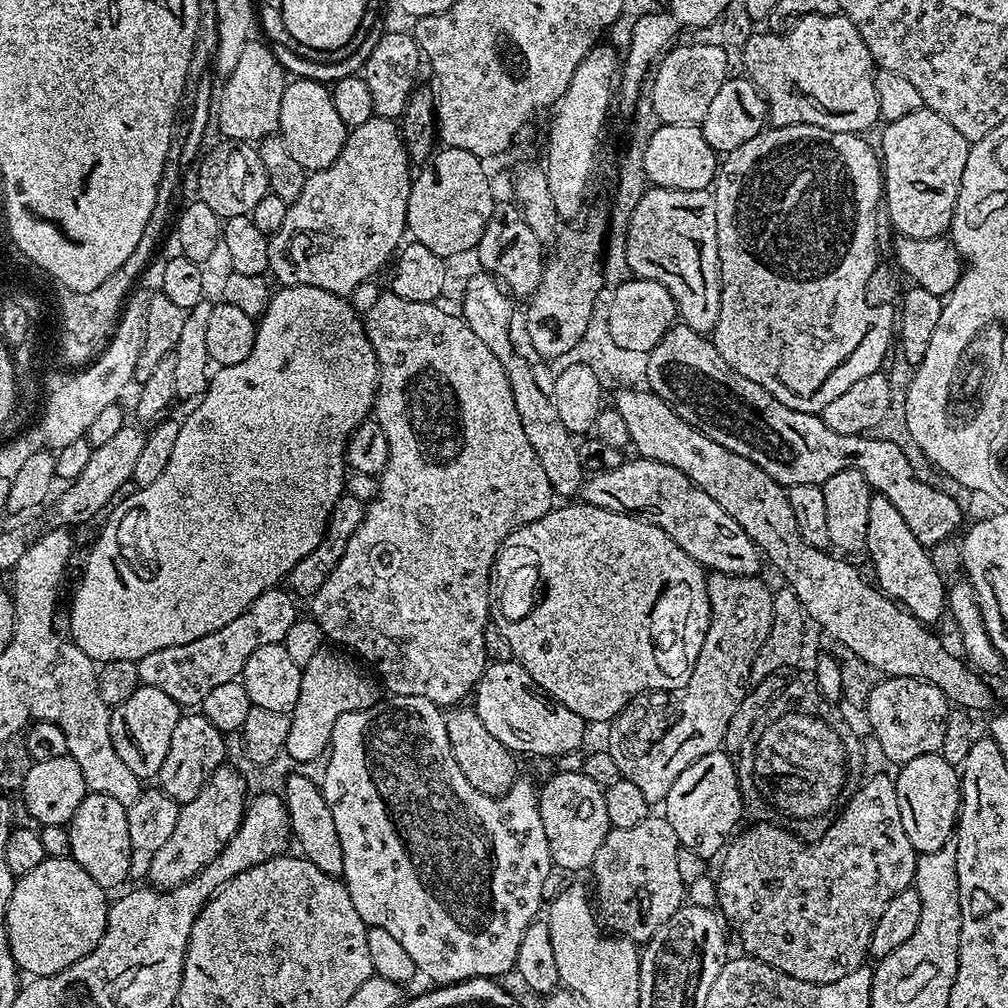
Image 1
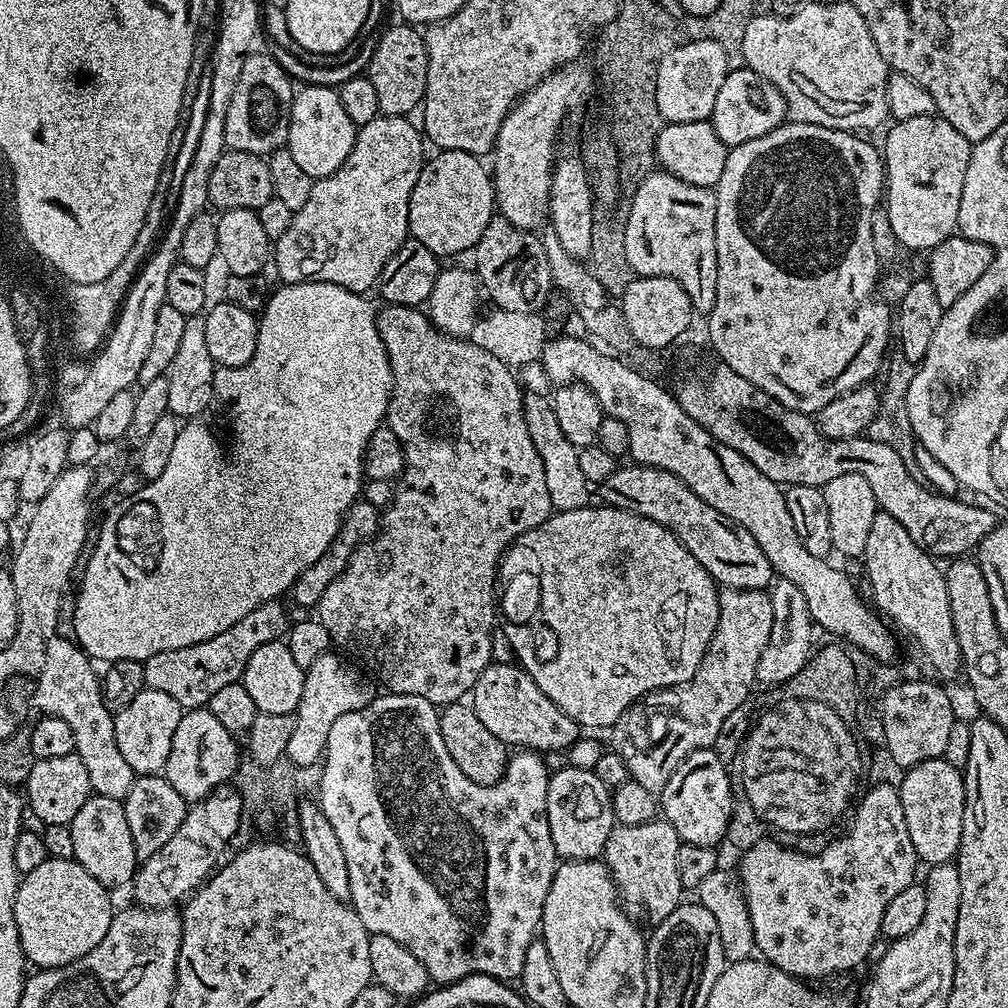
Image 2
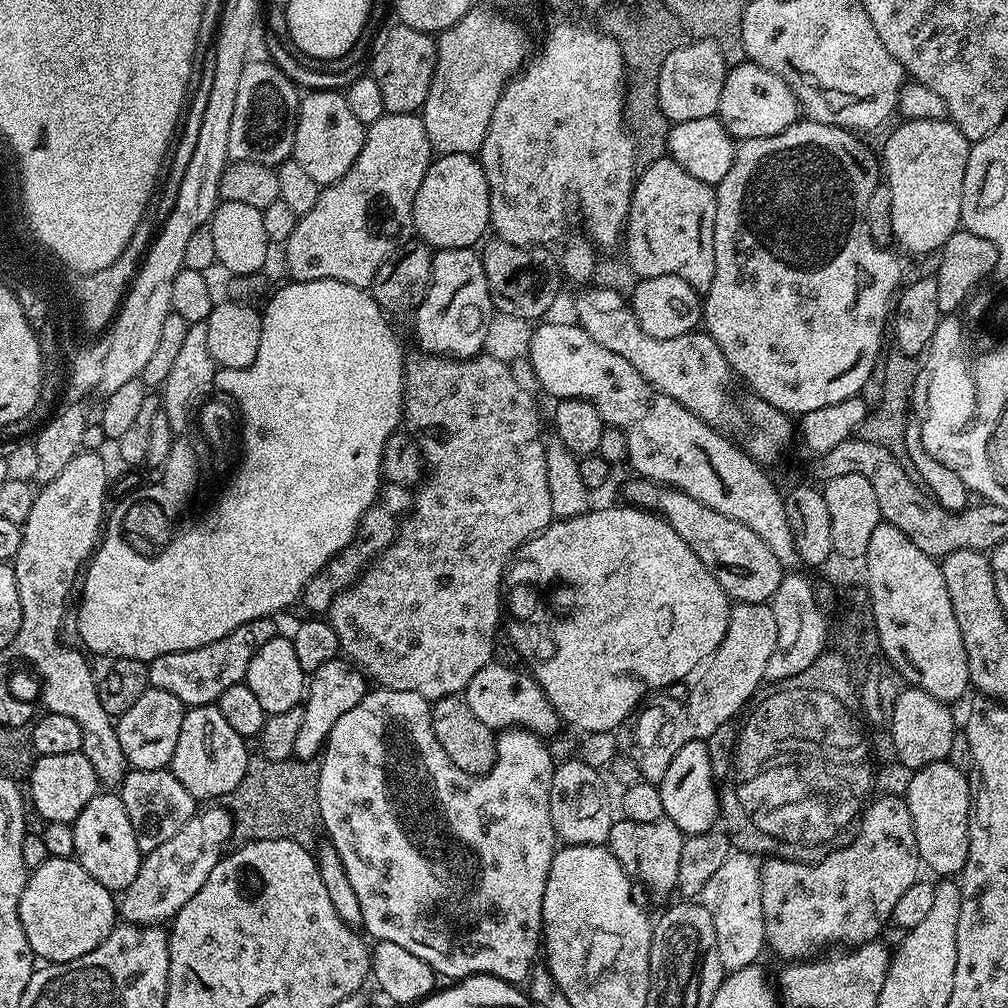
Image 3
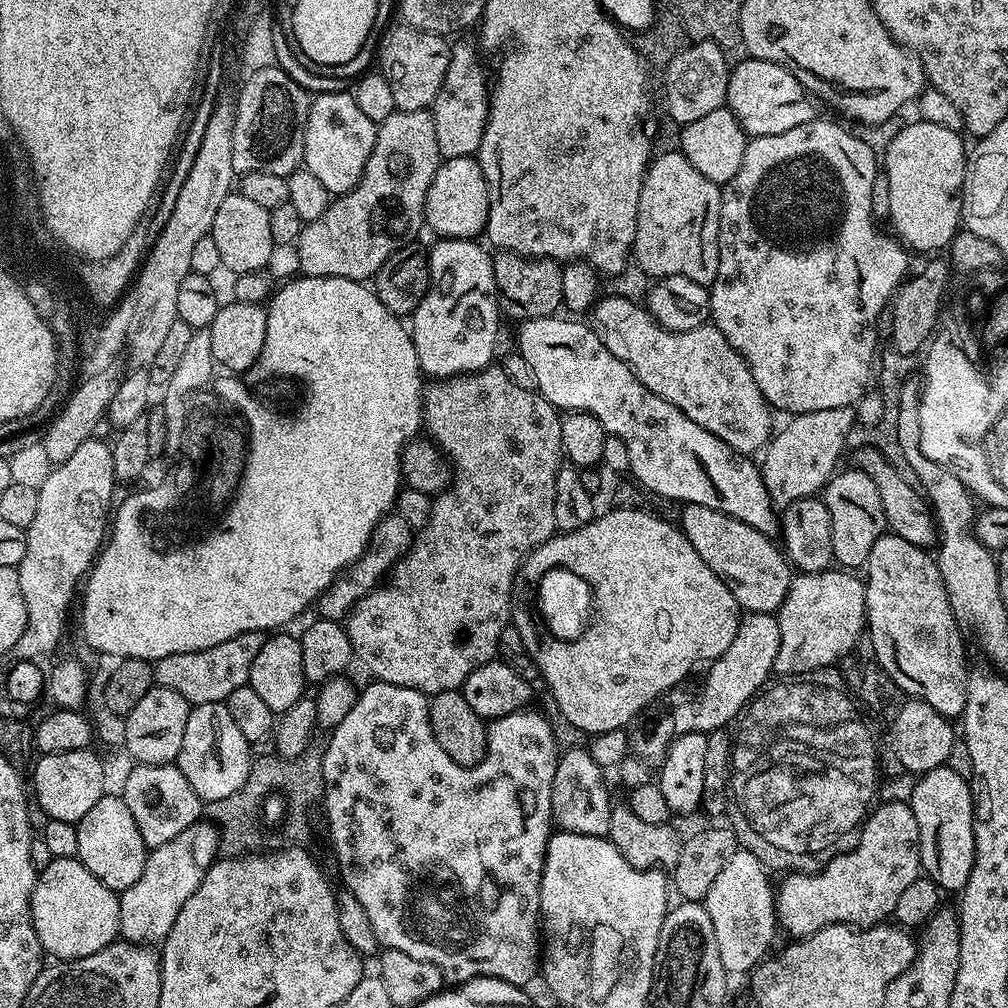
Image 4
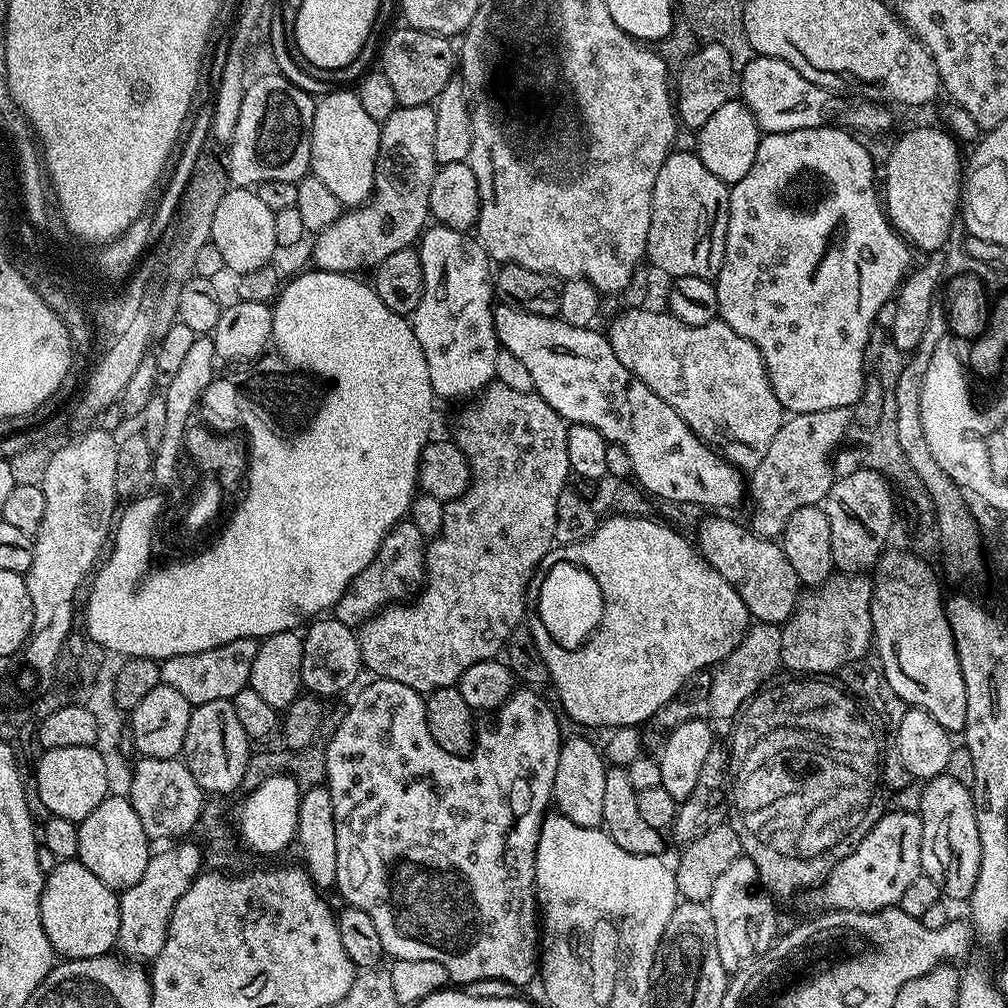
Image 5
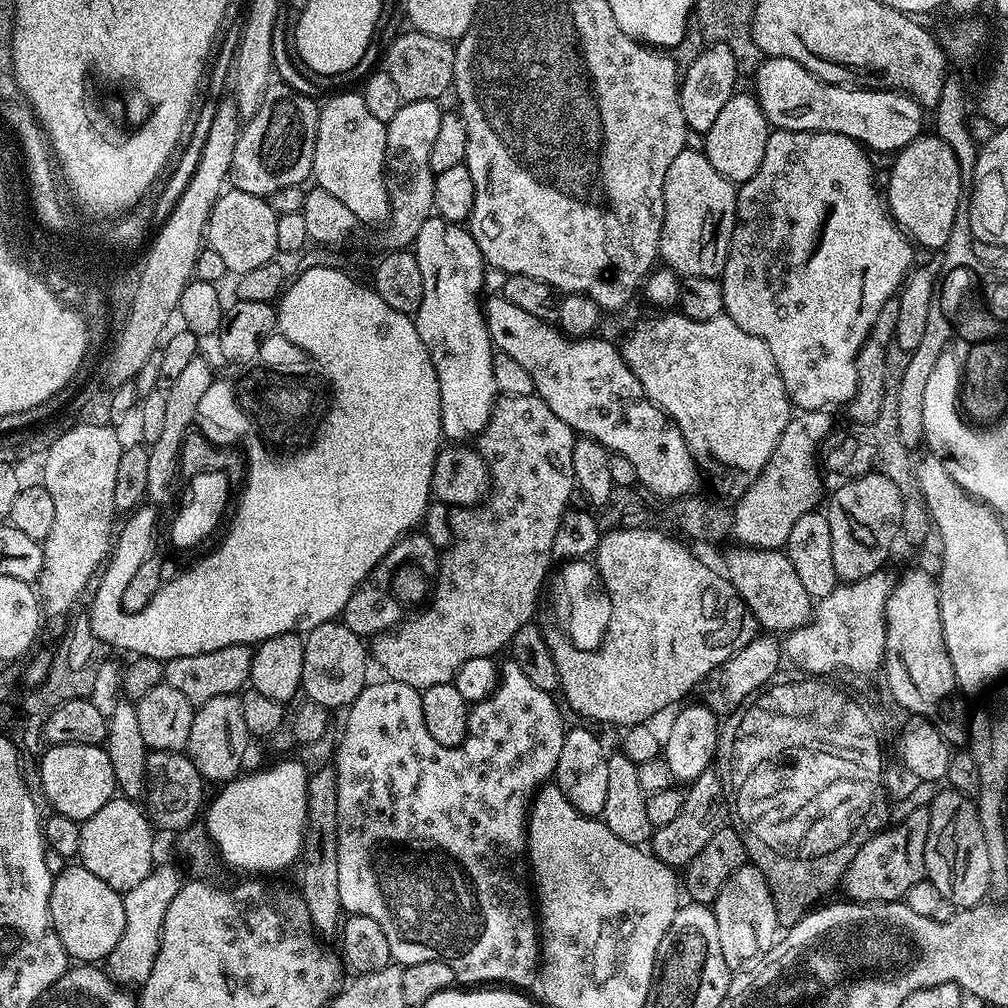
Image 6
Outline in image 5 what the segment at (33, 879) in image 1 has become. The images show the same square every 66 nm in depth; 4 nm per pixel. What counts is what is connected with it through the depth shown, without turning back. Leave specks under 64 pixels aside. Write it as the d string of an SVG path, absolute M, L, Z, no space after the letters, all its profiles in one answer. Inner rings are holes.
M79 859L59 861L56 868L45 875L44 889L42 890L42 898L40 899L40 913L42 914L42 930L46 930L46 938L50 938L50 946L54 951L56 951L57 957L67 958L70 960L81 960L82 958L94 958L95 956L109 955L109 953L116 948L118 926L120 925L119 895L113 892L111 888L107 888L98 878L94 878L94 874L90 874L90 870L86 870L86 866L82 866Z

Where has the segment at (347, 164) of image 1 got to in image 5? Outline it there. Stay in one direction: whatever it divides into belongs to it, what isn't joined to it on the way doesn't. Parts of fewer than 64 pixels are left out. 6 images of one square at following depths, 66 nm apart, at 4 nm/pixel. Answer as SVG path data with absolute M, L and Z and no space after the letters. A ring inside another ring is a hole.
M423 104L422 106L410 106L402 108L397 106L394 114L390 114L390 118L386 118L380 124L380 153L376 159L376 187L373 191L371 200L367 204L360 205L359 208L341 211L340 217L337 218L330 226L326 226L326 230L315 233L312 244L312 260L317 269L322 272L343 272L345 274L360 274L363 268L368 270L375 269L377 264L380 264L386 258L390 258L390 254L395 254L397 250L413 247L419 241L426 225L430 220L428 207L430 206L430 186L436 177L437 162L434 158L434 122L436 121L435 107Z

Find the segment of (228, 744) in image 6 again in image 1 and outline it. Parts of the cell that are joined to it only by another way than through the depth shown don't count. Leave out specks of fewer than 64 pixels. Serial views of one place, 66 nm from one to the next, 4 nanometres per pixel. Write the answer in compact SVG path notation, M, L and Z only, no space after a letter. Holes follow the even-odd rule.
M202 714L195 715L181 715L178 726L174 726L174 734L170 737L170 750L166 750L166 758L154 778L160 791L181 806L190 803L208 780L208 775L225 763L225 733L219 732Z

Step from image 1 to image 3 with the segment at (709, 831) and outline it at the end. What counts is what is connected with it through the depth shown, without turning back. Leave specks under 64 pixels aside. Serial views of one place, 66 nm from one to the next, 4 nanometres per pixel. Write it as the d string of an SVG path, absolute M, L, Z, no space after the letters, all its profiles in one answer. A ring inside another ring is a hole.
M703 740L686 742L670 762L664 777L658 782L662 794L662 810L666 819L674 822L681 832L688 836L697 836L703 832L713 831L721 815L721 803L718 795L718 781L710 766L710 754L707 743Z

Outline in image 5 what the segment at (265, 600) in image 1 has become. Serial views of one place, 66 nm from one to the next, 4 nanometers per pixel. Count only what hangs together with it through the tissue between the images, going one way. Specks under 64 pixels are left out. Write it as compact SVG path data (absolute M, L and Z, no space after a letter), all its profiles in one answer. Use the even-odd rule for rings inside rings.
M238 638L234 642L214 646L214 650L178 654L160 664L160 683L170 686L170 690L178 690L178 694L182 694L182 698L186 698L186 702L193 706L219 700L232 701L238 690L248 687L250 666L254 666L254 657L259 649L259 643L255 639Z

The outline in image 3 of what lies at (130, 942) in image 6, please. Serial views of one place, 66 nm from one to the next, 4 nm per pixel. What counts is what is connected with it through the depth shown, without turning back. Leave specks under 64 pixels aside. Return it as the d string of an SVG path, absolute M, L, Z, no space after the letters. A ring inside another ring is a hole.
M208 806L197 811L167 842L162 842L158 850L147 853L141 859L138 878L130 882L130 886L118 900L118 916L125 924L137 926L164 926L173 916L202 890L206 878L210 878L210 870L218 866L221 856L229 847L228 840L233 839L232 813L227 807Z

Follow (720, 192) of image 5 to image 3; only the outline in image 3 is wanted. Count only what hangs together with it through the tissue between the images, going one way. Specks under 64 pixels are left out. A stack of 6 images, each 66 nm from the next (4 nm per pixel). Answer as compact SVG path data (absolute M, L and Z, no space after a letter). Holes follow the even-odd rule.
M665 154L647 165L632 185L632 201L626 229L626 261L637 277L674 274L701 294L714 282L714 214L716 190L686 174L678 162Z

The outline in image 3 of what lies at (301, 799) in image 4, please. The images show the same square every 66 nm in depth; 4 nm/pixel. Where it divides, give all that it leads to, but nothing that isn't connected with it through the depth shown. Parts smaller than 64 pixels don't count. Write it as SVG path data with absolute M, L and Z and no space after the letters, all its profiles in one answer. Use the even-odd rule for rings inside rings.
M251 757L242 782L228 798L233 837L240 842L286 838L303 849L313 851L317 847L322 826L318 806L319 781L320 765L317 761Z

